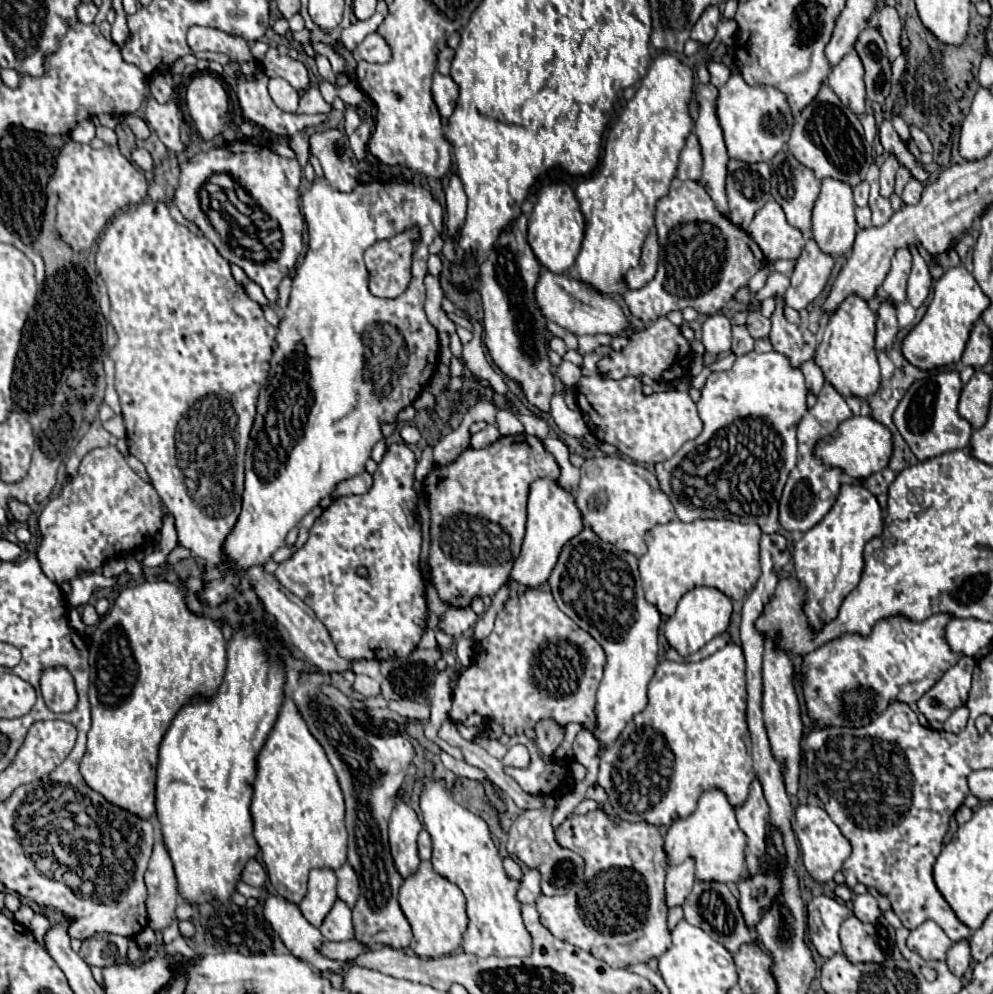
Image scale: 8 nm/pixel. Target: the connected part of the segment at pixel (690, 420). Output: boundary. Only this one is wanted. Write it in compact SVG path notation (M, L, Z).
M594 375L582 377L576 389L576 401L582 413L586 413L588 423L592 423L590 429L594 435L604 443L614 445L636 463L656 465L666 461L686 441L696 439L702 431L702 419L698 417L696 403L688 393L666 391L646 397L642 395L642 381L634 377L624 377L620 381L606 381Z

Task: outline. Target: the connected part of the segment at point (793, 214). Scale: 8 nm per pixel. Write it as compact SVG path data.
M780 151L770 161L772 171L772 197L780 203L790 225L802 233L810 231L810 213L820 193L820 179L814 171L802 167L790 151Z

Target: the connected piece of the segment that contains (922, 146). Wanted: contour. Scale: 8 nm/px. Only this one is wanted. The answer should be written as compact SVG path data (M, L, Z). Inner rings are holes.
M910 125L910 135L912 135L912 139L914 139L914 143L918 145L920 151L932 151L932 143L930 143L930 139L928 139L926 133L920 131L916 125Z

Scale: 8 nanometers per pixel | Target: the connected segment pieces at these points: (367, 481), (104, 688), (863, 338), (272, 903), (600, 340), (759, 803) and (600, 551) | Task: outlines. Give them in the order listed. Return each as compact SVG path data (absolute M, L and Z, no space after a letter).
M360 473L360 475L354 475L350 477L348 481L342 481L336 489L334 489L334 497L340 497L340 495L360 495L360 493L366 493L368 489L372 487L372 475L370 473Z
M144 581L142 585L134 585L134 587L128 587L124 589L114 607L100 619L100 623L96 625L94 629L94 635L92 635L92 643L90 643L90 705L92 705L92 727L88 731L88 749L86 749L86 755L80 763L80 773L84 777L84 781L94 789L98 791L102 797L106 797L110 803L138 815L138 817L144 817L148 819L154 811L156 811L156 761L158 761L158 745L170 725L170 721L174 719L174 715L178 713L178 709L182 705L186 705L194 695L214 695L218 685L222 683L224 679L224 669L226 669L226 641L222 637L222 631L220 631L220 625L210 619L210 617L204 617L204 615L198 615L198 613L192 613L186 605L186 587L180 581L176 583L168 583L168 581Z
M848 295L838 309L830 315L830 321L824 329L820 347L816 351L816 363L822 367L826 381L830 381L838 393L844 397L858 395L862 399L870 397L880 387L880 367L874 349L874 331L876 331L876 311L858 295Z
M268 895L268 897L264 899L264 903L262 903L262 911L264 911L266 921L268 921L268 923L272 925L272 929L280 935L282 943L288 947L288 951L290 951L294 957L298 957L298 959L310 963L310 965L312 965L314 969L318 969L318 971L328 971L328 973L342 973L342 971L344 971L344 967L346 967L348 961L326 959L326 955L322 955L322 951L320 951L322 945L324 945L322 933L320 933L314 925L310 925L310 923L304 919L304 915L300 913L298 905L292 905L292 903L288 903L286 899L282 899L282 897L278 897L278 895Z
M605 334L578 337L578 353L580 353L580 355L588 355L588 353L592 353L598 345L610 344L610 339L613 339L613 337Z
M758 779L752 781L748 799L742 807L736 809L736 819L740 829L746 833L748 843L746 843L746 867L754 875L758 871L758 857L762 855L766 843L766 817L768 817L770 807L766 807L766 799L762 795L762 785Z
M584 527L564 545L548 585L558 607L606 651L608 663L604 667L604 679L598 687L596 703L596 735L600 745L610 745L622 733L626 723L648 703L646 687L658 665L660 611L644 597L638 559L626 551L618 551L618 547L610 543L602 543L592 527Z

